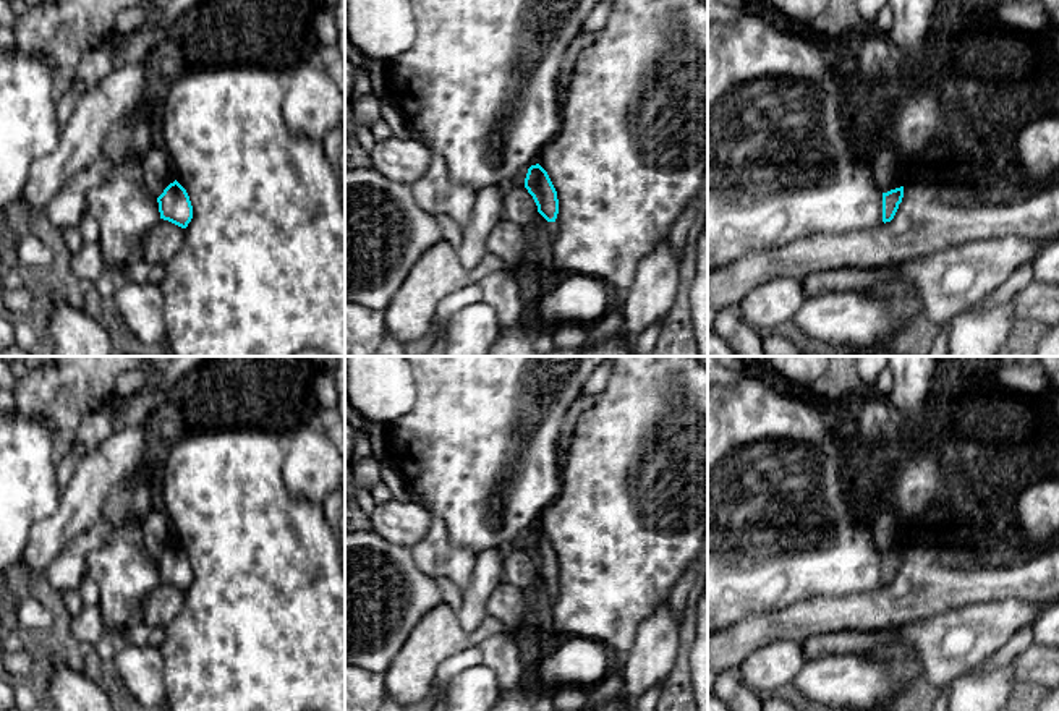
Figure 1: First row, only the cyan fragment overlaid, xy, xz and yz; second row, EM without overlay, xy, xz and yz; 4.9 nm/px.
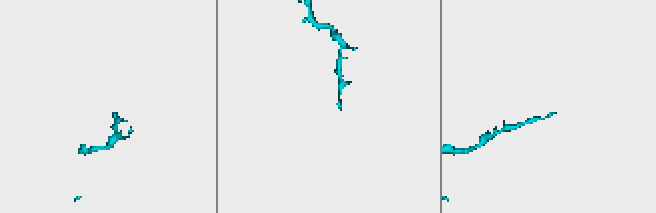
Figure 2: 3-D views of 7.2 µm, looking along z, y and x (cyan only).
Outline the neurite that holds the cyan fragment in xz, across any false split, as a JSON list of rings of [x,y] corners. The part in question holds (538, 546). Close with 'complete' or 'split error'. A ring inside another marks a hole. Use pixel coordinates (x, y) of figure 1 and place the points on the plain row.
[[[531,528],[525,541],[525,551],[533,559],[538,575],[547,583],[555,585],[559,577],[557,554],[547,538],[539,528]]]; complete

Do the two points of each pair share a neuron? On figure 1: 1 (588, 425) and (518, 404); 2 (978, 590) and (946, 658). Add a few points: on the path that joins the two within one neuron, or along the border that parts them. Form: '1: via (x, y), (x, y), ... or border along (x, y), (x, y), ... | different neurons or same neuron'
1: border along (578, 407), (567, 428) | different neurons
2: border along (1009, 596), (967, 603), (935, 614) | different neurons

